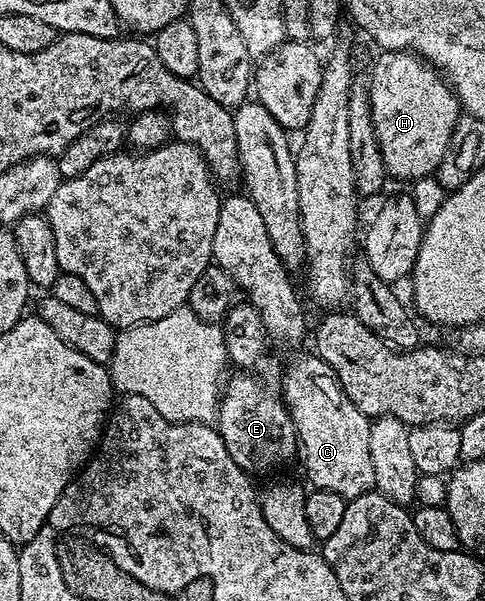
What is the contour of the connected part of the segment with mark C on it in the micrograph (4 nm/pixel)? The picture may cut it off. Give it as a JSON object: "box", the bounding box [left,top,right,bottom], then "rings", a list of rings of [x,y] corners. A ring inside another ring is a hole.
{"box":[281,352,375,500],"rings":[[[313,352],[297,355],[287,366],[281,381],[281,396],[294,422],[299,436],[298,457],[303,458],[310,485],[316,490],[337,492],[348,500],[368,494],[375,485],[373,459],[369,456],[369,428],[371,420],[353,404],[340,388],[336,376],[319,356]]]}

